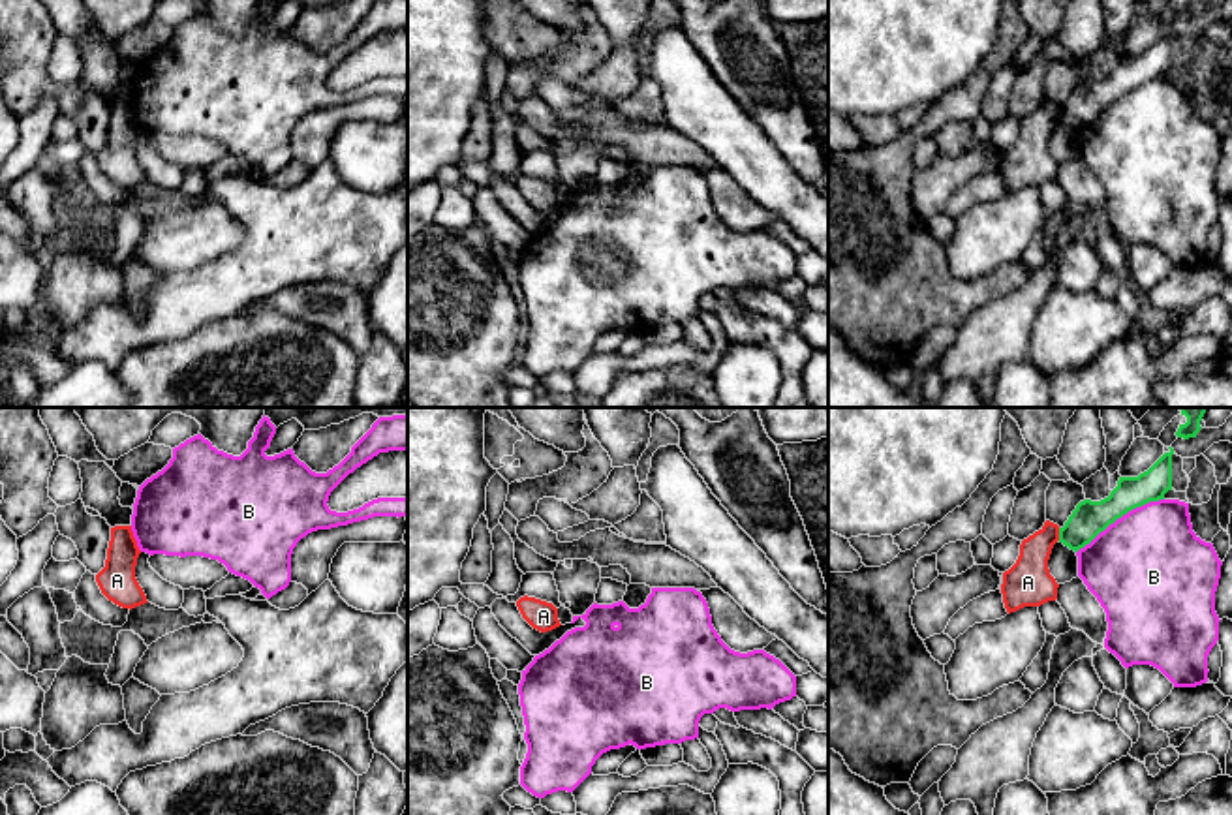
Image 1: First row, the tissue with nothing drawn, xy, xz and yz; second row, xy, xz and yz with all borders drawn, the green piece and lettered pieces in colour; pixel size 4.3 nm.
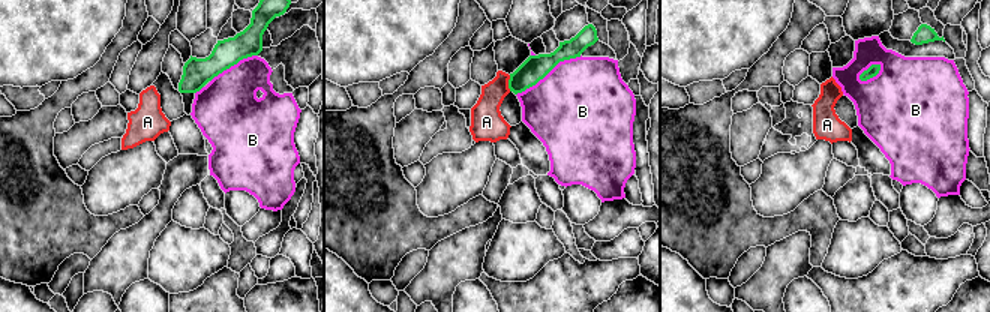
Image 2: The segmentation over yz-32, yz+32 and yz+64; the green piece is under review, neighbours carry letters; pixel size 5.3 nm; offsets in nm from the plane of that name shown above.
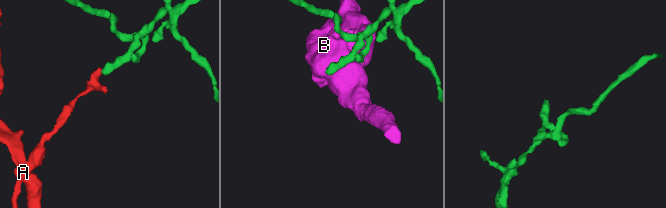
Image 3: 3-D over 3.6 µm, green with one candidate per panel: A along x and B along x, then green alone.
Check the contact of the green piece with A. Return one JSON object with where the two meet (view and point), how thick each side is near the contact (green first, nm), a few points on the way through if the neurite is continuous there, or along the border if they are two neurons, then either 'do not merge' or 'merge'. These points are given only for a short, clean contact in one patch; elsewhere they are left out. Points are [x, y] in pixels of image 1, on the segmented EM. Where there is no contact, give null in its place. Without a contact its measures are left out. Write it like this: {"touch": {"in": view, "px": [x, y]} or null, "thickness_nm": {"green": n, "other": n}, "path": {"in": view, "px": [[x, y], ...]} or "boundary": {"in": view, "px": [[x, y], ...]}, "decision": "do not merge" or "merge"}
{"touch": {"in": "yz", "px": [1060, 534]}, "thickness_nm": {"green": 150, "other": 200}, "boundary": {"in": "yz", "px": [[1058, 528], [1060, 539]]}, "decision": "do not merge"}

